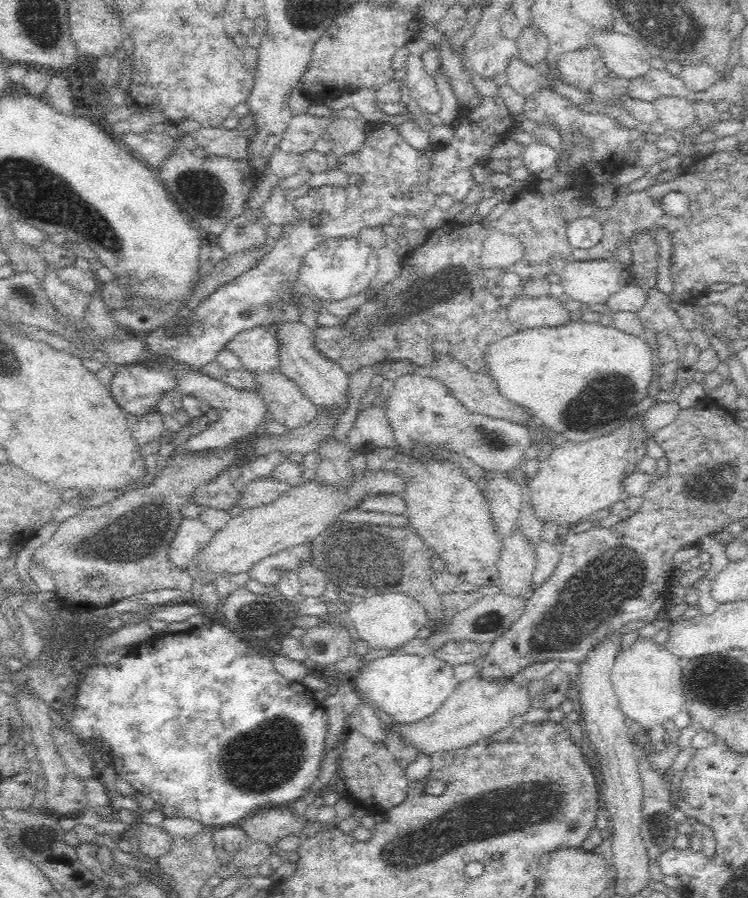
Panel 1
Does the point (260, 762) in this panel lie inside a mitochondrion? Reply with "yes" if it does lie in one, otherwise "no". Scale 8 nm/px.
yes

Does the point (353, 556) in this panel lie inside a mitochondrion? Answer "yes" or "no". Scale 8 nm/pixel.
yes

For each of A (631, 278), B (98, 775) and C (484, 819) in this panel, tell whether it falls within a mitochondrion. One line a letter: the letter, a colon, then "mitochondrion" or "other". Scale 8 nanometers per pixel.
A: other
B: other
C: mitochondrion

